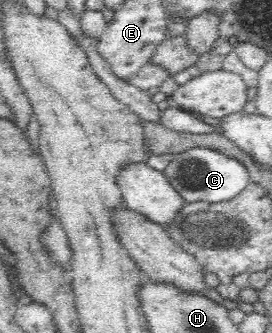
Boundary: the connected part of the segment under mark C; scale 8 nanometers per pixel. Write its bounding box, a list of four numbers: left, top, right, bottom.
[163,147,251,204]

